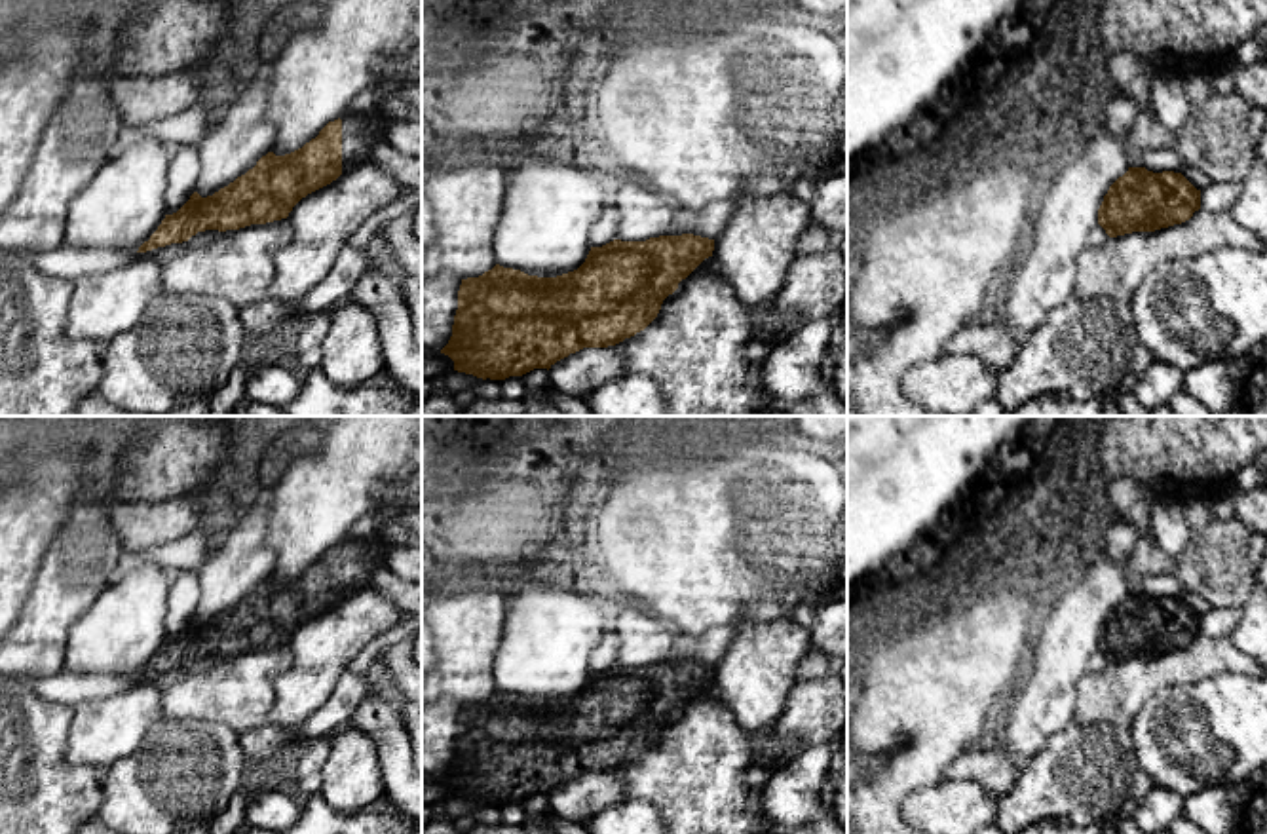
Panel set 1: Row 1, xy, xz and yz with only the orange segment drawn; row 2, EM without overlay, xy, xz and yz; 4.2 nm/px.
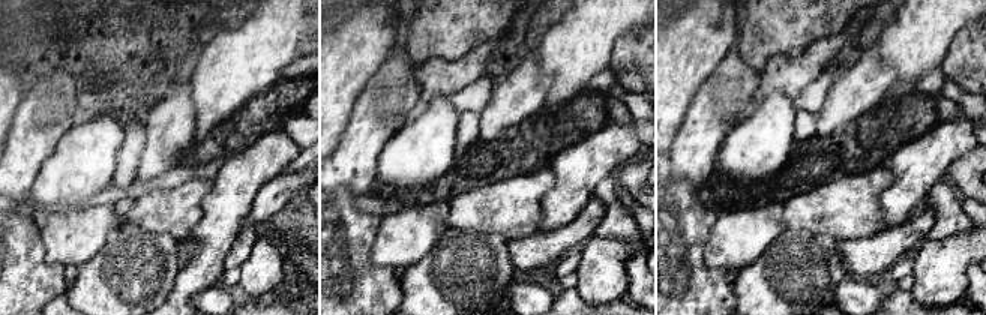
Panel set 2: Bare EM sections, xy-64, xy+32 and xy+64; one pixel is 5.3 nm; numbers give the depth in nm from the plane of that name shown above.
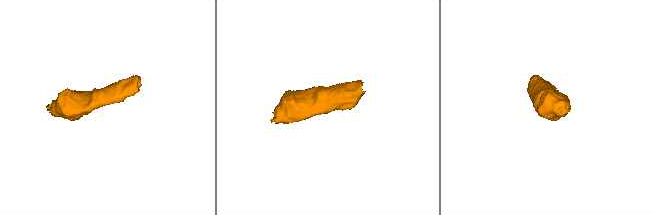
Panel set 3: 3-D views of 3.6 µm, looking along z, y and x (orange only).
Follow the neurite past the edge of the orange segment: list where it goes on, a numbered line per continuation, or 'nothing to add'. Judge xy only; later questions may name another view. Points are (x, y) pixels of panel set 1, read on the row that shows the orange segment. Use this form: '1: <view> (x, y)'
1: xy (359, 132)

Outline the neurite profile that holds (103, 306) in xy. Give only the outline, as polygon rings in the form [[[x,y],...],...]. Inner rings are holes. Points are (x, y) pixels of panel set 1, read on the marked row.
[[[129,258],[116,270],[74,281],[66,334],[74,340],[112,342],[133,329],[163,291],[161,264]]]

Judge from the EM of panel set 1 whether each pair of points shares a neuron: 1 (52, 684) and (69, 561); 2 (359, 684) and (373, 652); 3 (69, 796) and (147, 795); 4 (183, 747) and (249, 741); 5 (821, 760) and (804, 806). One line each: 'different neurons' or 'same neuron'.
1: different neurons
2: different neurons
3: different neurons
4: different neurons
5: same neuron

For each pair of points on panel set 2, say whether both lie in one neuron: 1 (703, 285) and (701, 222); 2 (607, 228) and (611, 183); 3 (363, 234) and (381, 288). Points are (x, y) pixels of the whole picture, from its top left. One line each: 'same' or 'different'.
1: same
2: same
3: same

